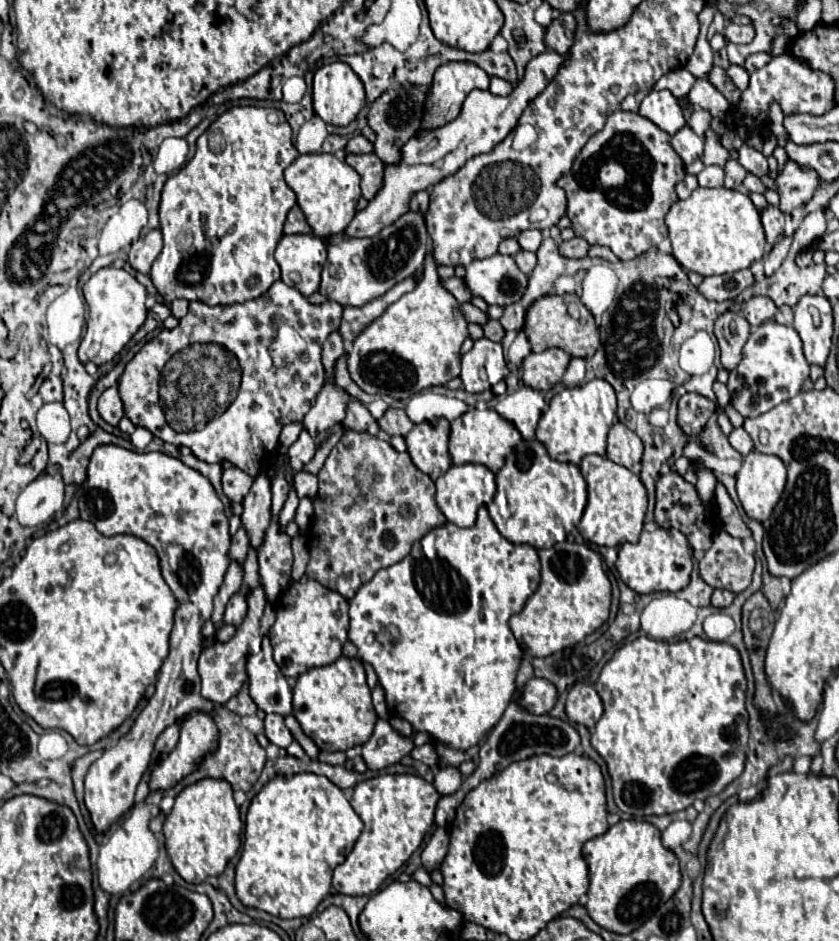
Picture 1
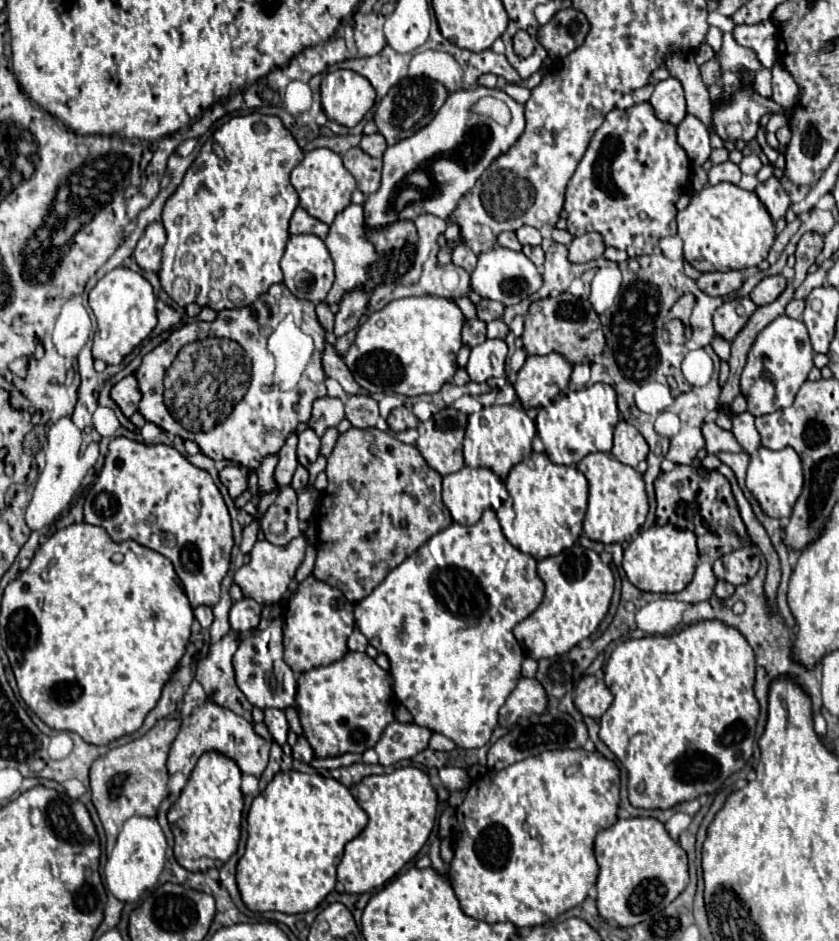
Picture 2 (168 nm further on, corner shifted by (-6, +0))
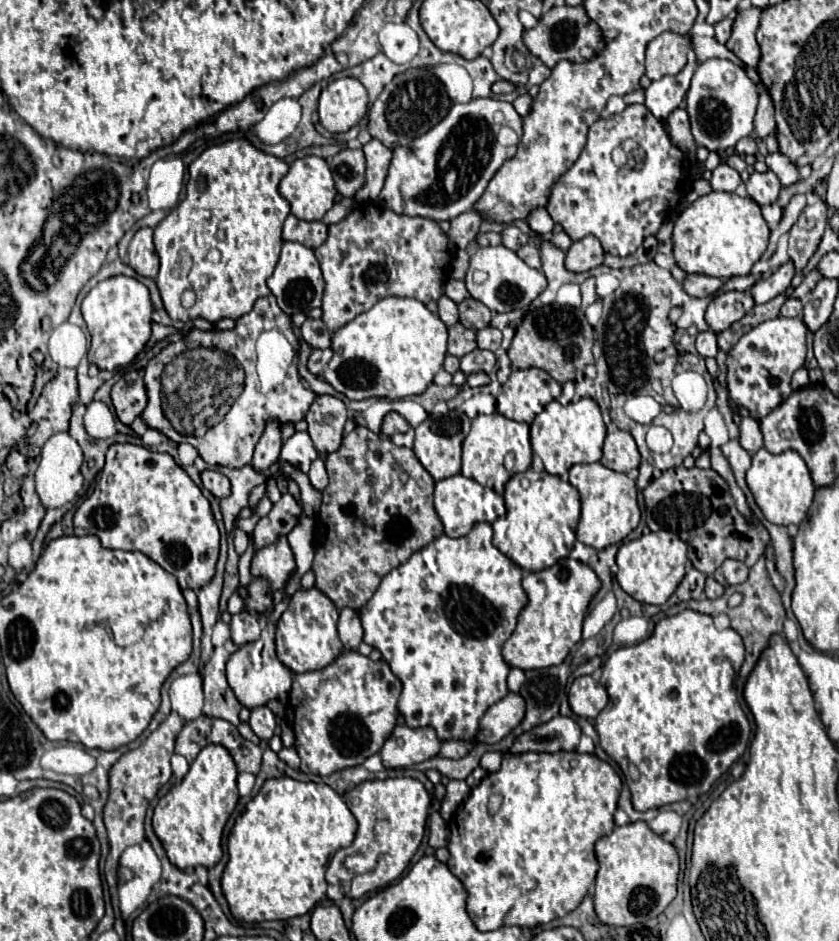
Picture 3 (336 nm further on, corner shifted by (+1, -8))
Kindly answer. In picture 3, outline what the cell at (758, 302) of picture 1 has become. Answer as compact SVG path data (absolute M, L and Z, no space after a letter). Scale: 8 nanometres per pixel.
M788 260L788 262L784 262L776 272L772 272L772 276L768 276L768 278L764 278L764 280L758 280L758 282L752 286L752 290L750 290L754 302L756 302L756 304L764 304L764 302L776 298L778 294L782 294L782 292L790 286L794 274L796 274L794 264L792 264L792 260Z

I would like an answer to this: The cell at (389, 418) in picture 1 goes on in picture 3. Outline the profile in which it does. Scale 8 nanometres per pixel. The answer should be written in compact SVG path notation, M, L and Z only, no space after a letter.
M388 412L384 416L384 422L382 422L382 432L386 436L394 436L398 432L408 432L410 430L410 424L406 424L406 420L398 414L398 412Z

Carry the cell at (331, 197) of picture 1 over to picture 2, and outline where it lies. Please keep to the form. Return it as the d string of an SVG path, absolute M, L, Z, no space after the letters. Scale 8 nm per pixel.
M315 148L307 152L303 162L293 168L291 184L299 194L299 206L325 224L331 224L333 218L351 204L351 194L357 188L353 176L345 170L341 156L327 148Z

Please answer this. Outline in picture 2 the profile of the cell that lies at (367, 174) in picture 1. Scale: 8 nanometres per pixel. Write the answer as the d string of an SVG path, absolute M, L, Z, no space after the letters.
M359 146L347 150L341 158L343 158L345 168L357 180L357 188L365 196L377 192L379 182L381 182L381 160L379 158L373 158L369 154L365 154Z

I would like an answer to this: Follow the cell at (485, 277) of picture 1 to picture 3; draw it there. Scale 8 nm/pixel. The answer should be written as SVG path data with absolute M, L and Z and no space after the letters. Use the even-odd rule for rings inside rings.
M502 244L500 246L478 248L470 256L470 268L468 268L468 274L466 274L466 288L468 288L468 292L470 292L472 298L480 300L492 312L510 312L510 310L522 310L522 308L526 308L532 300L536 300L544 292L546 284L548 284L548 280L546 280L546 276L544 276L542 270L530 268L526 262L522 262L518 258L516 252L508 250ZM474 270L488 272L488 280L484 284L474 284L472 282Z

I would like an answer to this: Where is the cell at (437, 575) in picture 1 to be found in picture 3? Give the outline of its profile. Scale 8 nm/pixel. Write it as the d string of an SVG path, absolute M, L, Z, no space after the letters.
M476 524L466 536L448 538L442 534L410 560L382 578L380 588L358 612L364 628L364 642L382 652L392 672L402 680L398 710L410 728L432 726L438 738L472 740L484 712L508 694L506 676L510 666L502 658L502 646L516 628L516 618L526 606L522 568L492 546L492 526Z

